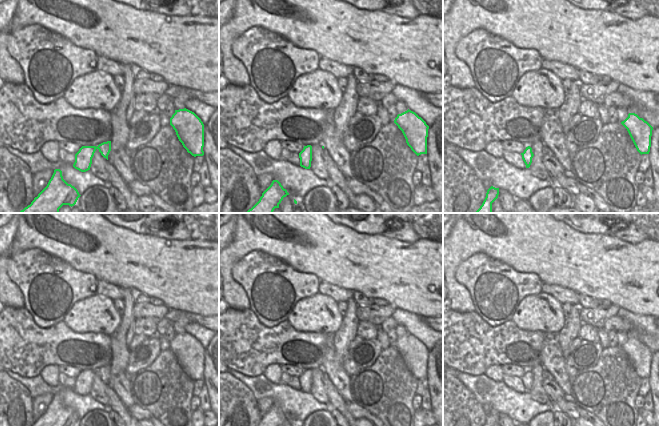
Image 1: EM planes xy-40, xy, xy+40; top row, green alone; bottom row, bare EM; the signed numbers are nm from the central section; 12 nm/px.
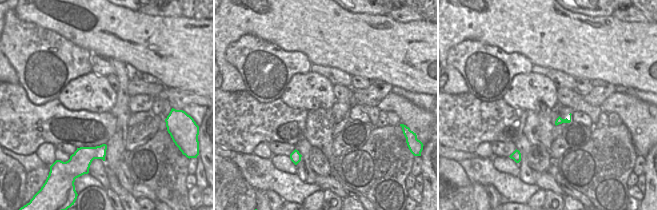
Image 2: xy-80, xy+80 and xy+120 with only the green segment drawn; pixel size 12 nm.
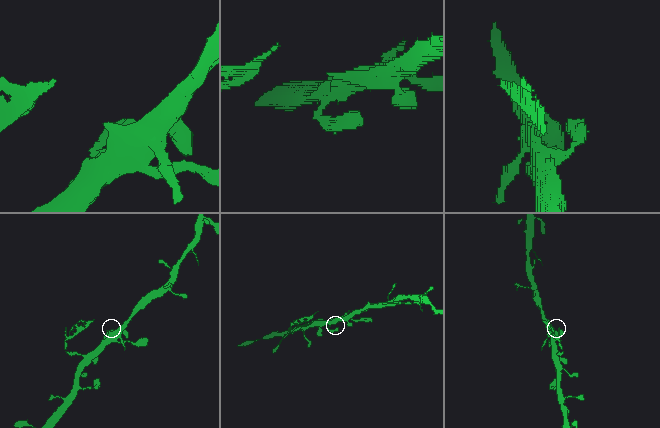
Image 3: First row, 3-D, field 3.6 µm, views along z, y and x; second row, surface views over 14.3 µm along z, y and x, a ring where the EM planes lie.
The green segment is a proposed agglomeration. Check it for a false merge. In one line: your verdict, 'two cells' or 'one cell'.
one cell

